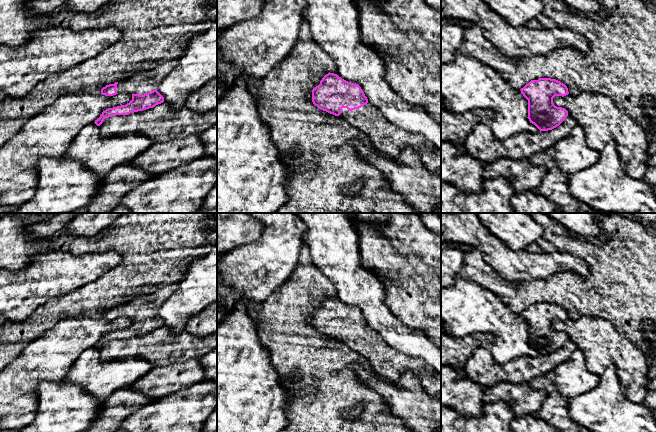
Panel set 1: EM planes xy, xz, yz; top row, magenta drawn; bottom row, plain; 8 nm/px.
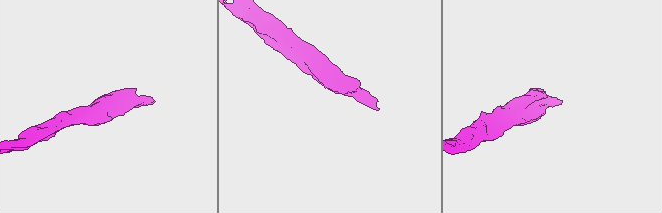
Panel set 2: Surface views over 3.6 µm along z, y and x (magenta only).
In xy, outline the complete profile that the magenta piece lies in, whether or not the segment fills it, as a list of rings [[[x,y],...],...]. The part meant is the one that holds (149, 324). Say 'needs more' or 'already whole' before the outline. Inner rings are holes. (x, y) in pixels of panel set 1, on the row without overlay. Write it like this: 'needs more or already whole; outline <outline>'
needs more; outline [[[176,283],[169,284],[152,293],[128,299],[123,305],[103,311],[102,319],[113,320],[119,317],[128,317],[132,320],[132,324],[126,329],[106,333],[94,347],[100,350],[105,342],[128,339],[163,327],[164,321],[157,315],[157,311],[176,288]]]

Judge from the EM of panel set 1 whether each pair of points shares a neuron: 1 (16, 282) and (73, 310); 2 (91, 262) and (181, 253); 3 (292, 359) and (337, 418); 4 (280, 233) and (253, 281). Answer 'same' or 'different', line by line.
1: different
2: different
3: same
4: same

